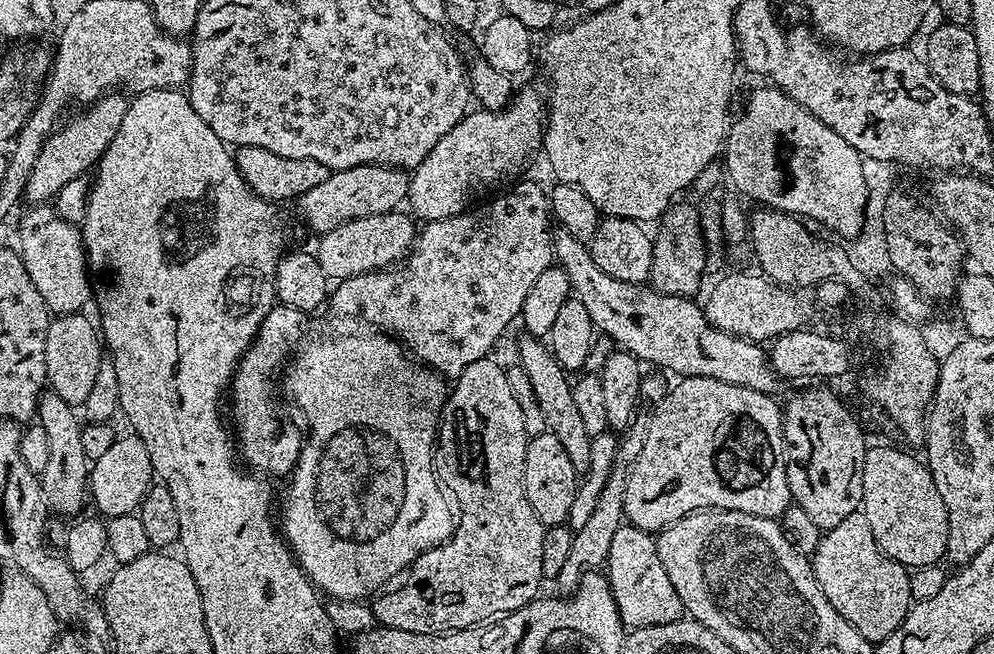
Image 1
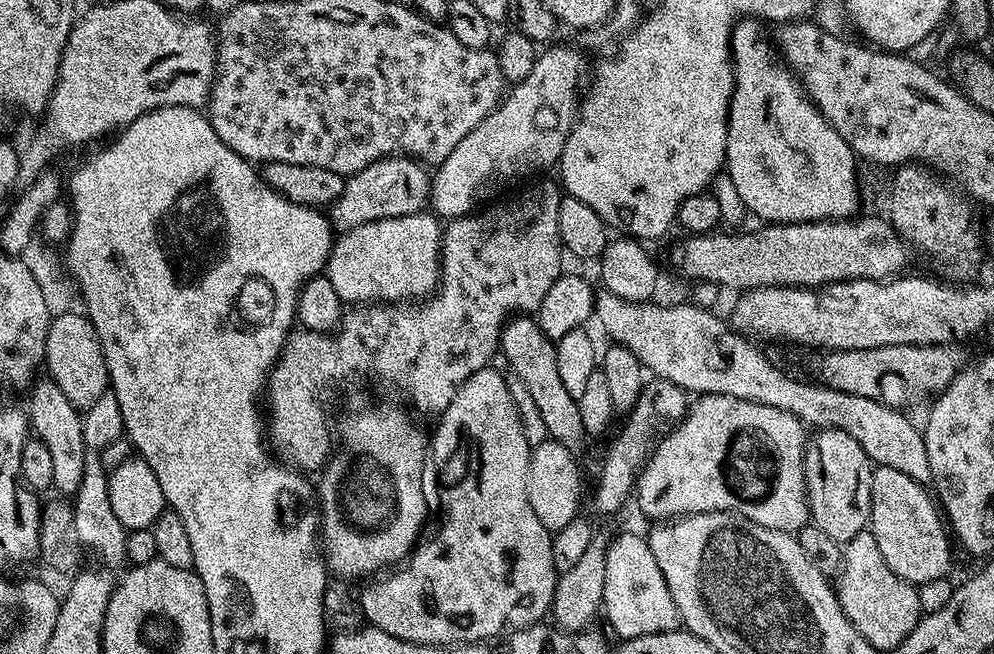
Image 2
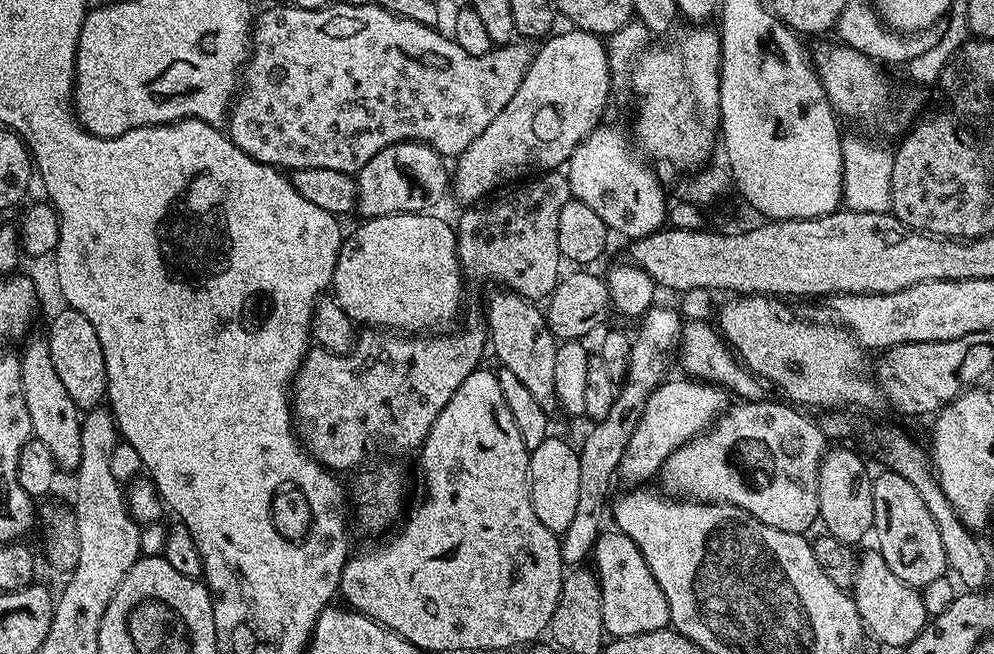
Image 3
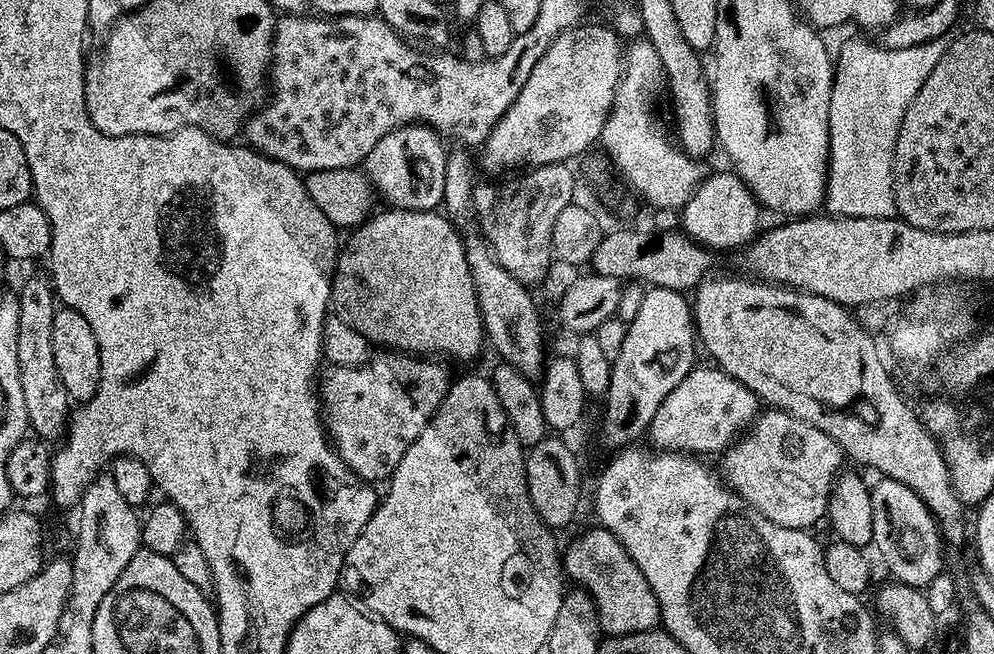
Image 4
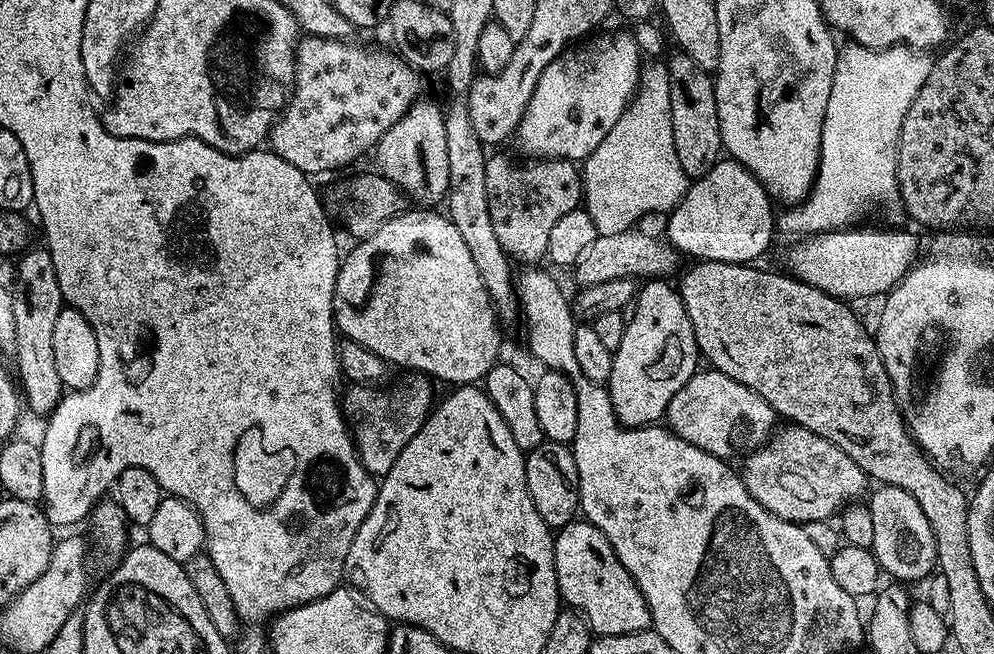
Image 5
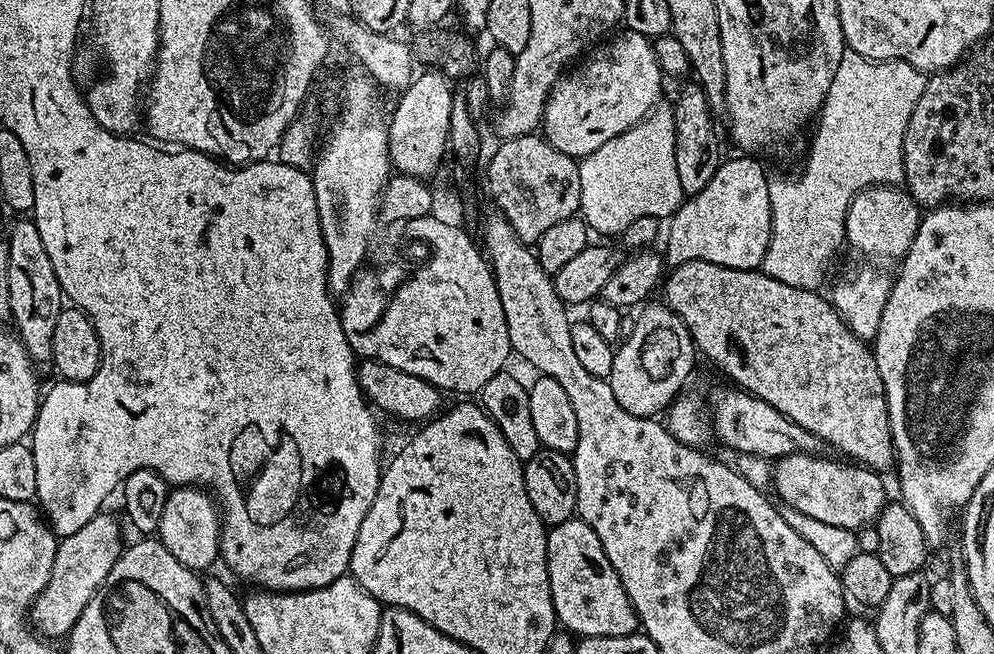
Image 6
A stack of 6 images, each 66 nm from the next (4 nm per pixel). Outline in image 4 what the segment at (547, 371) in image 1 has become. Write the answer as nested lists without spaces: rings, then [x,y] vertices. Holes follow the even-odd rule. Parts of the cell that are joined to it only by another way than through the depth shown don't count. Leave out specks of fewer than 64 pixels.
[[[453,147],[446,158],[446,186],[444,187],[443,211],[457,229],[463,230],[464,253],[466,262],[472,271],[472,281],[476,287],[476,297],[480,307],[480,317],[484,323],[484,335],[487,343],[492,344],[499,359],[506,364],[513,364],[517,372],[529,378],[536,378],[546,367],[544,356],[544,324],[540,321],[540,312],[532,301],[529,285],[523,284],[510,270],[506,270],[492,253],[492,246],[478,234],[475,227],[464,229],[474,216],[472,195],[478,183],[478,164],[471,151],[463,147]]]

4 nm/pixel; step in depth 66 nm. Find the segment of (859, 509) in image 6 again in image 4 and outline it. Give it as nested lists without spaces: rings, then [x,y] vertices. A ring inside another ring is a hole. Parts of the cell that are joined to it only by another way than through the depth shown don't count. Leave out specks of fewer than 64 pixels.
[[[779,410],[761,411],[747,431],[725,448],[719,459],[723,483],[739,494],[748,505],[758,509],[778,526],[805,530],[815,529],[815,524],[825,519],[832,486],[841,475],[845,467],[843,464],[846,464],[844,451],[838,442],[834,442],[834,438],[822,434],[818,426],[810,426],[810,422],[802,422],[789,412]]]

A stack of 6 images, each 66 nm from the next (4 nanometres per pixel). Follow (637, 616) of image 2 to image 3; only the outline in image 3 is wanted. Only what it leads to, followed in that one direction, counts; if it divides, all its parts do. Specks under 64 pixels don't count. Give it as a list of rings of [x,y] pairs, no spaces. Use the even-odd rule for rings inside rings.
[[[601,531],[590,555],[591,563],[596,563],[594,568],[601,586],[605,633],[609,637],[619,638],[669,627],[670,606],[666,602],[666,594],[662,594],[662,586],[658,586],[650,566],[646,566],[642,550],[638,550],[636,543],[625,532],[611,531]]]

